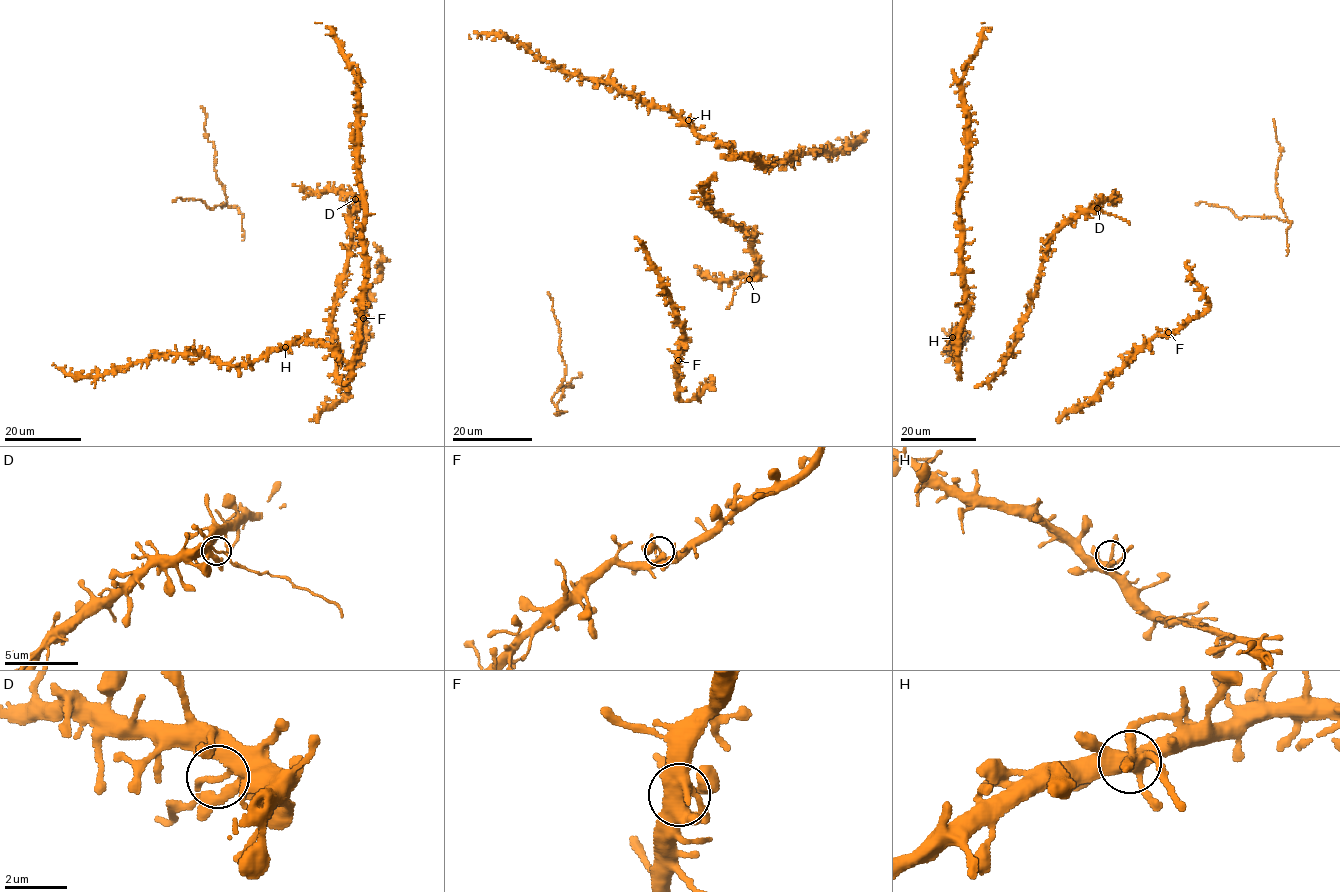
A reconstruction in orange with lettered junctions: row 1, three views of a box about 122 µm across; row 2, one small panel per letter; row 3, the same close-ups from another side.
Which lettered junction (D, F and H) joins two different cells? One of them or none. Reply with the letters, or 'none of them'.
D

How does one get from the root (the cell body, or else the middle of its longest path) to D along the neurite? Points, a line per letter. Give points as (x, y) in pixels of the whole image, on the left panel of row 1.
D: (346, 272), (352, 229), (350, 219), (361, 201), (355, 199)

